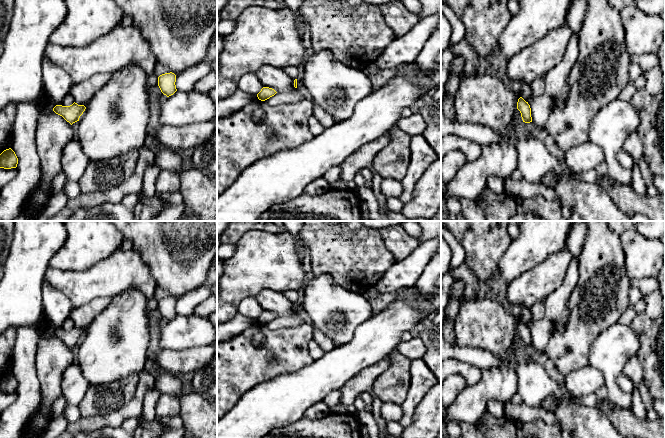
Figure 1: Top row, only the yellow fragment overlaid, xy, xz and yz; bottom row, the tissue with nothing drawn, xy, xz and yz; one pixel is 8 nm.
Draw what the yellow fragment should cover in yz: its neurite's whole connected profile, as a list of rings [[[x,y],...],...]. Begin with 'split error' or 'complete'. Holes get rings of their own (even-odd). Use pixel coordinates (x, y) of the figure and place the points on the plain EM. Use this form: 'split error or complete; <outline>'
complete; [[[520,321],[518,323],[517,333],[521,337],[521,341],[522,341],[523,346],[525,346],[525,347],[532,346],[530,329],[522,321]]]

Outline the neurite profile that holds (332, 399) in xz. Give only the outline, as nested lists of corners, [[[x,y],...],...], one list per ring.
[[[341,389],[333,390],[326,395],[323,403],[329,408],[336,406],[341,399]]]

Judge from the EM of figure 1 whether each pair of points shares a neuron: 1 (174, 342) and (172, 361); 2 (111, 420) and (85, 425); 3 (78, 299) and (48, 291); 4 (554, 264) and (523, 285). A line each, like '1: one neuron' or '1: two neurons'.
1: two neurons
2: one neuron
3: two neurons
4: one neuron

